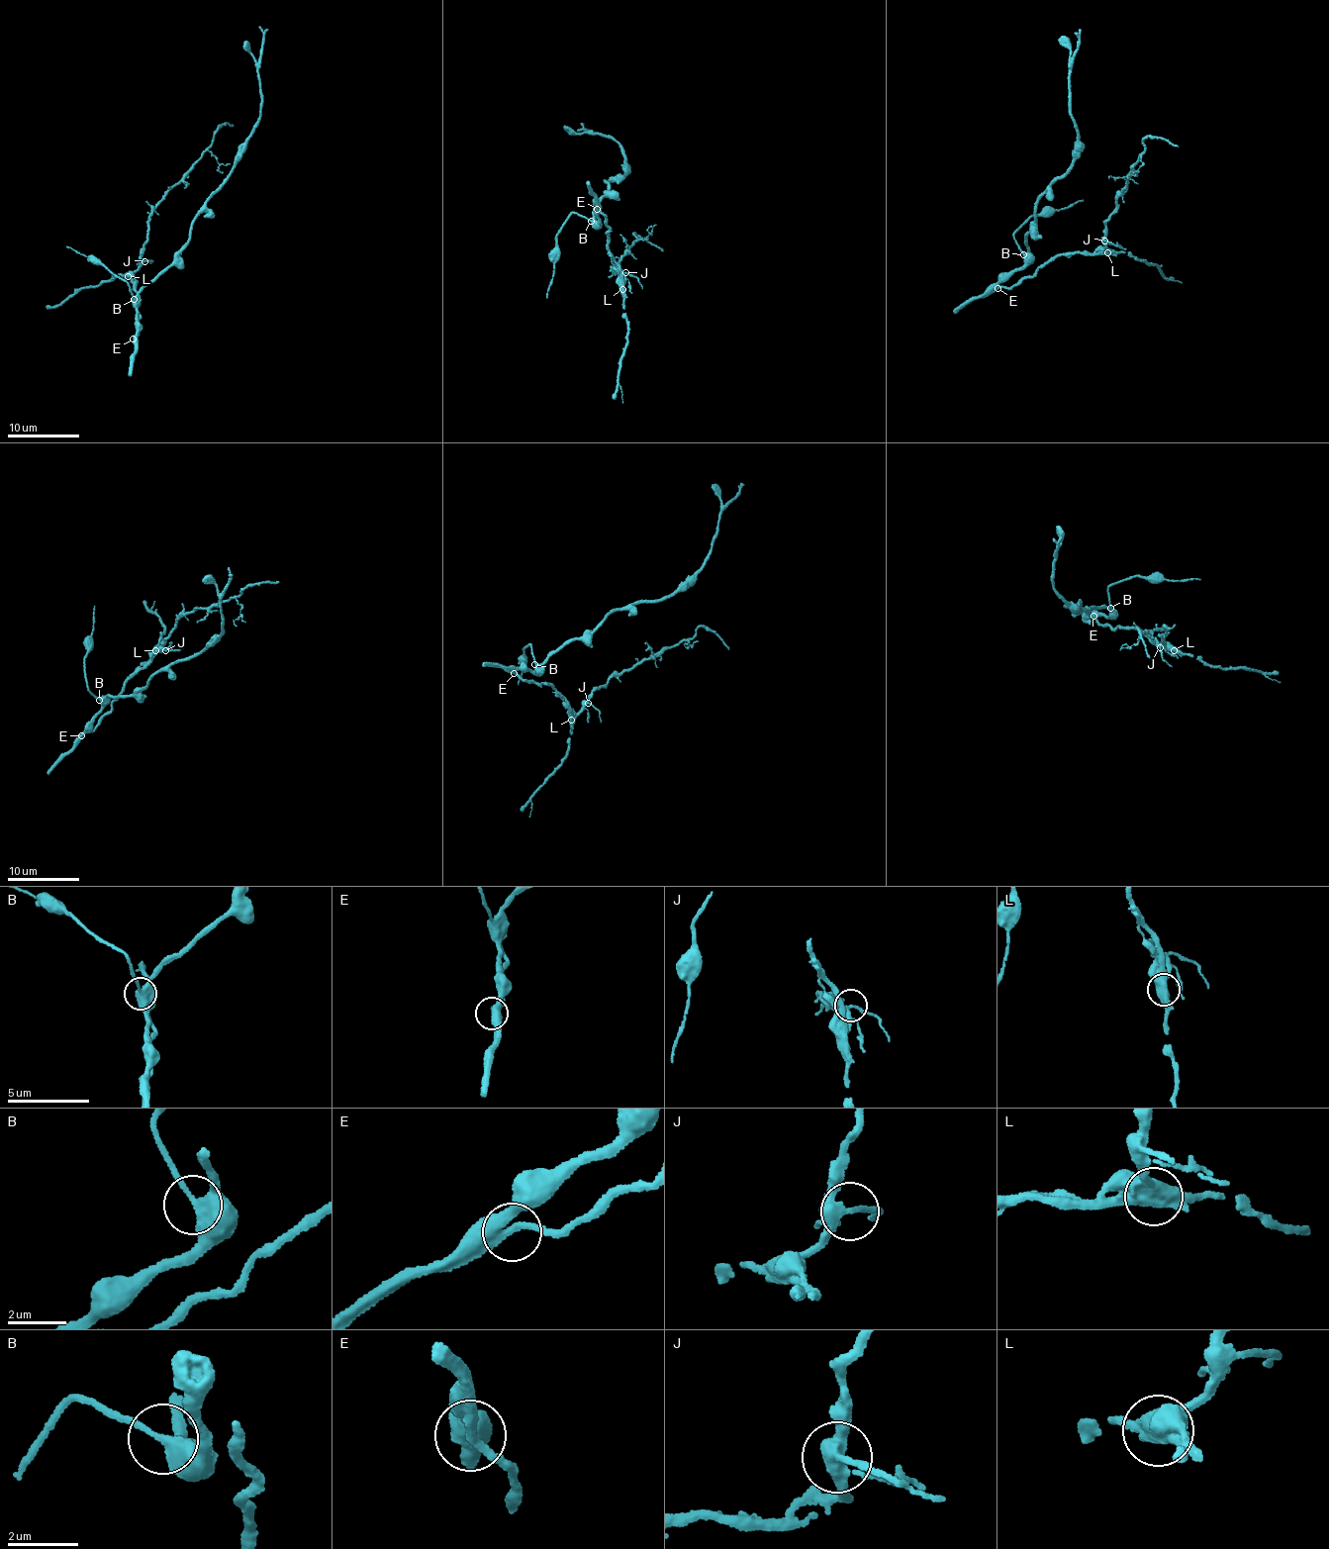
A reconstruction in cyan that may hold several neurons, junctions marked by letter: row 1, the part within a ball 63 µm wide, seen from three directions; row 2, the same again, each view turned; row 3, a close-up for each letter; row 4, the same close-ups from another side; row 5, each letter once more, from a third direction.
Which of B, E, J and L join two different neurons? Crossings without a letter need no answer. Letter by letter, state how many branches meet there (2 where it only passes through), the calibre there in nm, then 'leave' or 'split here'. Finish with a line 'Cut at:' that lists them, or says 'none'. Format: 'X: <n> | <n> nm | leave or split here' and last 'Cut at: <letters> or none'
B: 2 | 460 nm | leave
E: 3 | 280 nm | leave
J: 4 | 340 nm | leave
L: 3 | 500 nm | split here
Cut at: L

